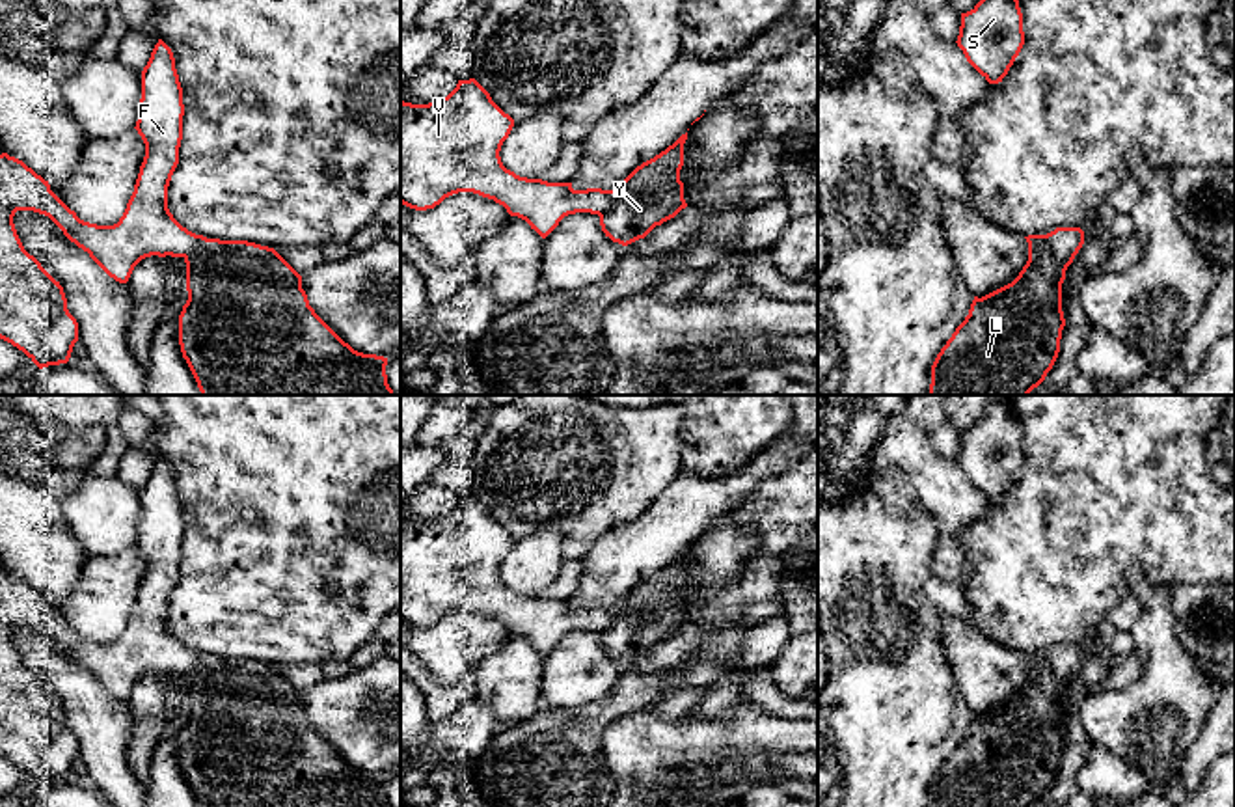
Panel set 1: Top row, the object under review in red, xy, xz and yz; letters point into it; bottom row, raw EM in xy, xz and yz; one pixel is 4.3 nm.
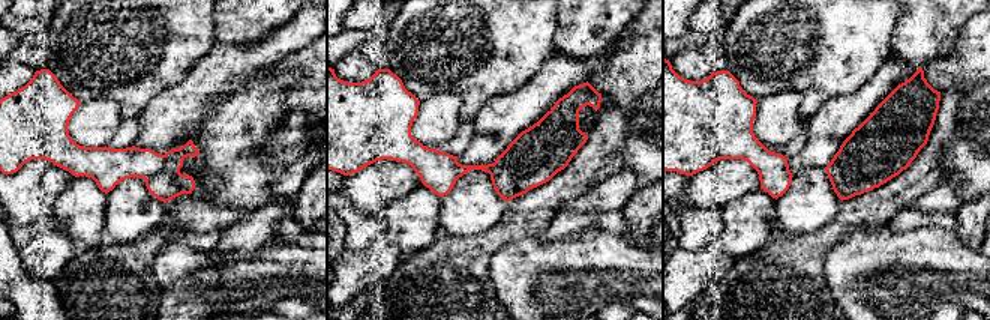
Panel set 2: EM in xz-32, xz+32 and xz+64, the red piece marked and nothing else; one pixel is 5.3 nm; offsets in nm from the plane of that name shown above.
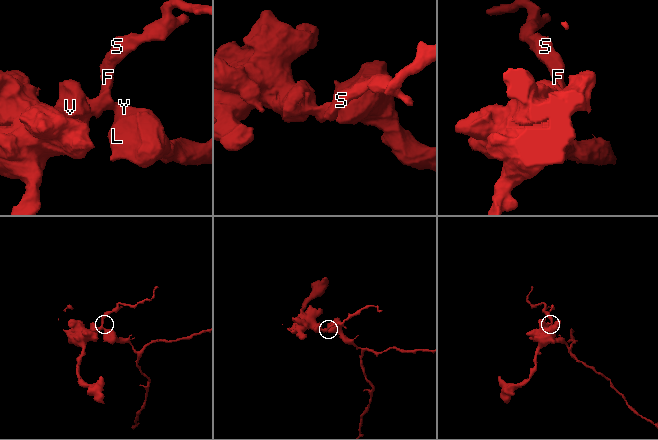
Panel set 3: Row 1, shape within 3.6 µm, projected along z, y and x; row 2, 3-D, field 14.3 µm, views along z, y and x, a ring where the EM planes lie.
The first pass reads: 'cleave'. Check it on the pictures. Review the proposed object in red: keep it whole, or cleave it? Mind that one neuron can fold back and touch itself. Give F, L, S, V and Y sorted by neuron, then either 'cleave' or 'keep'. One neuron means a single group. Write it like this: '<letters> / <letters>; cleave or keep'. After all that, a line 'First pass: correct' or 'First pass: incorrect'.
F S V / L Y; cleave
First pass: correct

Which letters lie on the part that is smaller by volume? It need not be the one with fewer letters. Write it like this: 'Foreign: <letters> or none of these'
Foreign: L, Y

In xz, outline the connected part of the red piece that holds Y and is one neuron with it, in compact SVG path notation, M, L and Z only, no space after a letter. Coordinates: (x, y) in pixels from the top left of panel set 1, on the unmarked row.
M687 550L611 608L613 621L600 632L605 654L628 663L687 624L680 598L685 557Z

